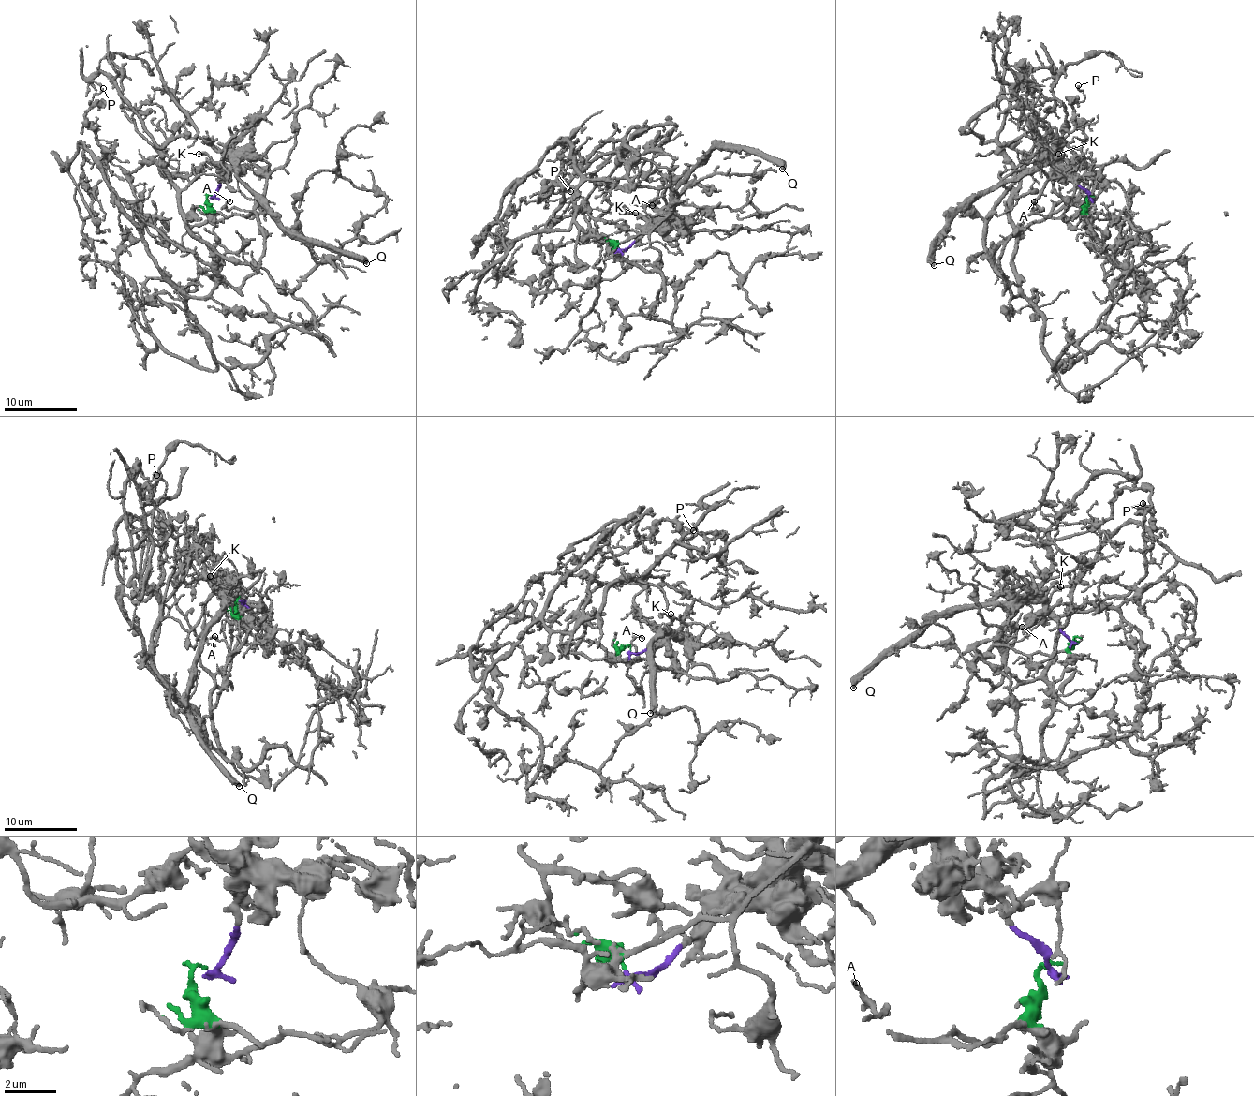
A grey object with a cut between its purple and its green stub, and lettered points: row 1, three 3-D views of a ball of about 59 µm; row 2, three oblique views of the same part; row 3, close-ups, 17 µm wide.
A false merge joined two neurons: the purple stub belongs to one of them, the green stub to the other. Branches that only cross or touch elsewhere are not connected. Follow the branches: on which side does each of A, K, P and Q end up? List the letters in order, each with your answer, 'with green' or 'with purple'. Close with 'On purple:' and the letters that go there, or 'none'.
A: with green
K: with purple
P: with green
Q: with purple
On purple: K, Q

